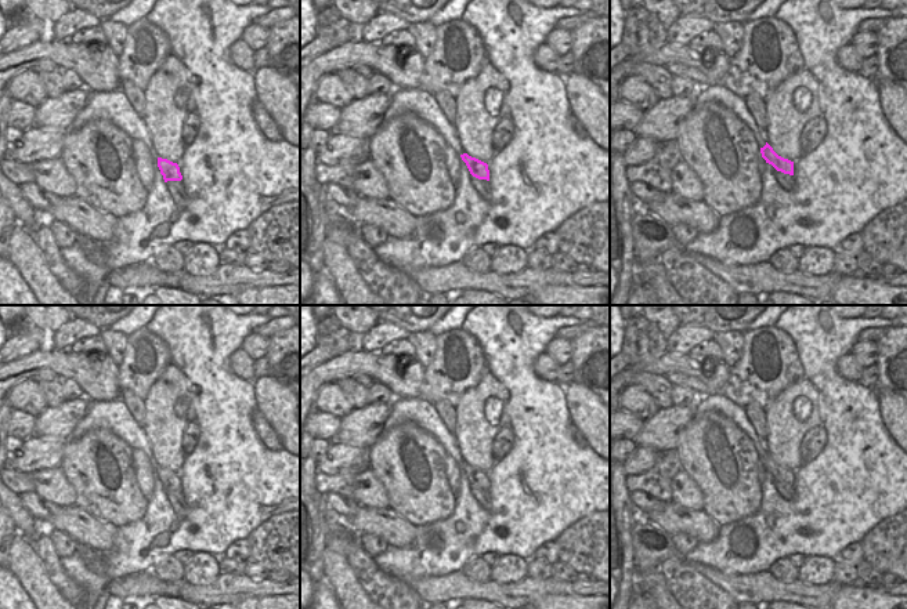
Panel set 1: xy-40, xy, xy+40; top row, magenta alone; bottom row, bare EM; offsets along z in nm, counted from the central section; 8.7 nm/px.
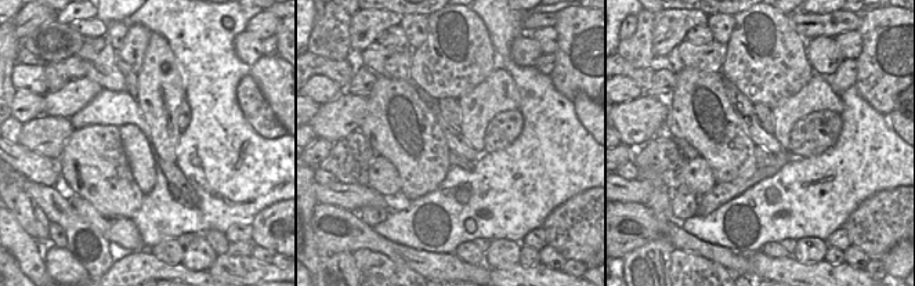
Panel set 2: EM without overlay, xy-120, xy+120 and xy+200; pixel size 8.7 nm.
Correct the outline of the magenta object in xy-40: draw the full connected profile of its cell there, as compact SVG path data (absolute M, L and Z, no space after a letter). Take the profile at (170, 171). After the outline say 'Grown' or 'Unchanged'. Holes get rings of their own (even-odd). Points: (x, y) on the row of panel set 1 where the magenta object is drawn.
M158 157L158 167L163 175L165 182L167 181L181 181L183 175L177 163L167 159Z. Unchanged

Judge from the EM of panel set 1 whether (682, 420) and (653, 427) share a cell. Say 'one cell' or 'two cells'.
one cell

